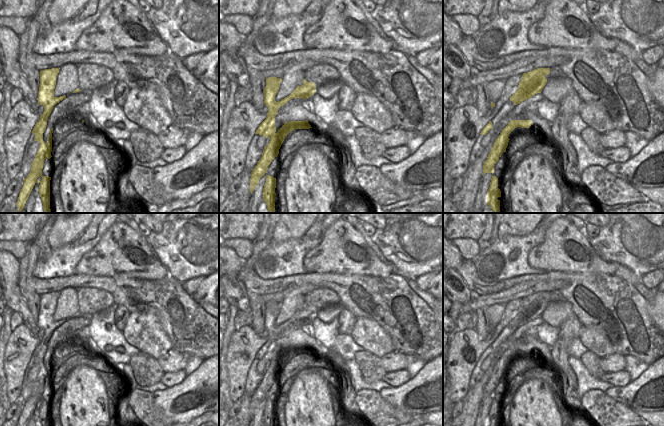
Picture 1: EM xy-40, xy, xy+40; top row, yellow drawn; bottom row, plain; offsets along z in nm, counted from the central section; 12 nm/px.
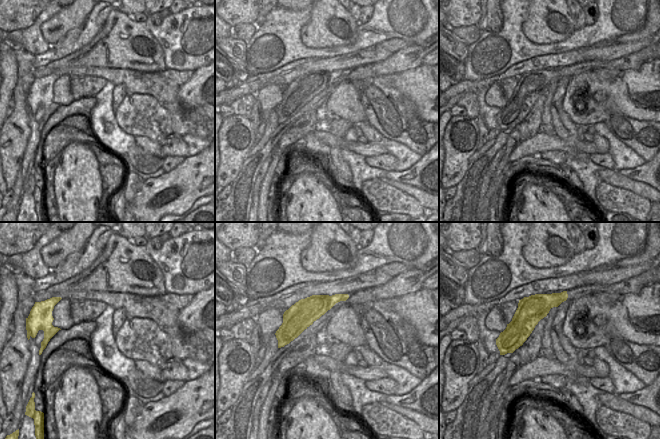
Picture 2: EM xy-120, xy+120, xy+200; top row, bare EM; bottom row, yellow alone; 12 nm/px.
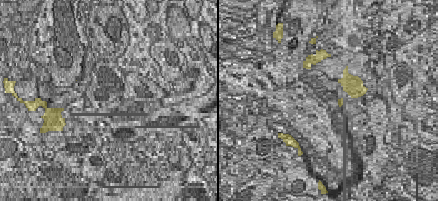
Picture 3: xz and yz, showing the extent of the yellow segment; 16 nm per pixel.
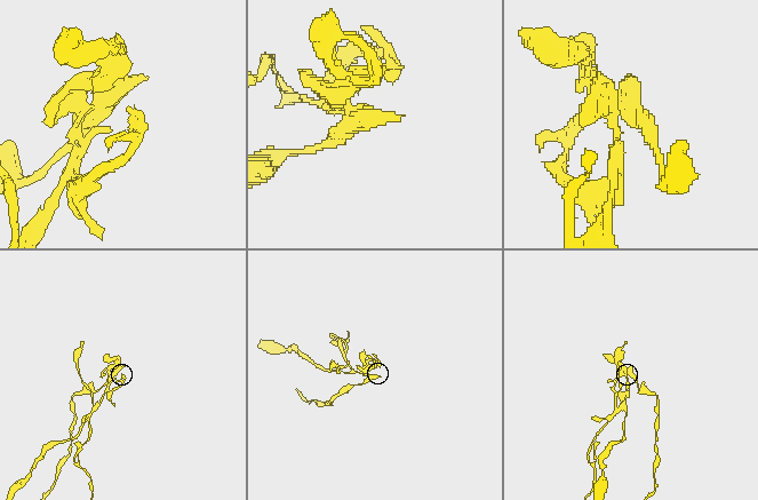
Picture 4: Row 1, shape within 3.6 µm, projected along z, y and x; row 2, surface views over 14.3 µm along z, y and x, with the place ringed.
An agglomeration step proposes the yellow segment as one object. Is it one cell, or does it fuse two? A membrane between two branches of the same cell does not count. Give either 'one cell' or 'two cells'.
two cells

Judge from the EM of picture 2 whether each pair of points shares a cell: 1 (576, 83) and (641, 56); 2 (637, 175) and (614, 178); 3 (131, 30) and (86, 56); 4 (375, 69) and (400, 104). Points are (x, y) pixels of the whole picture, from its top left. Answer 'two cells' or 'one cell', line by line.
1: two cells
2: two cells
3: one cell
4: two cells

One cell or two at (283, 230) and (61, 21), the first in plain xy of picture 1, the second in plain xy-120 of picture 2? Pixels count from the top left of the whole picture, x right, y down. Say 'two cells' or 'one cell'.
one cell

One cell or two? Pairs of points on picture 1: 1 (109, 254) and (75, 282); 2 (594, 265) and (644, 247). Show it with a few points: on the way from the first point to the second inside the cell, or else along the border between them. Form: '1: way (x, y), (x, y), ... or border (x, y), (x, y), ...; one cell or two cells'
1: border (75, 273), (106, 275), (108, 277); two cells
2: border (606, 261), (616, 261), (622, 265); two cells

